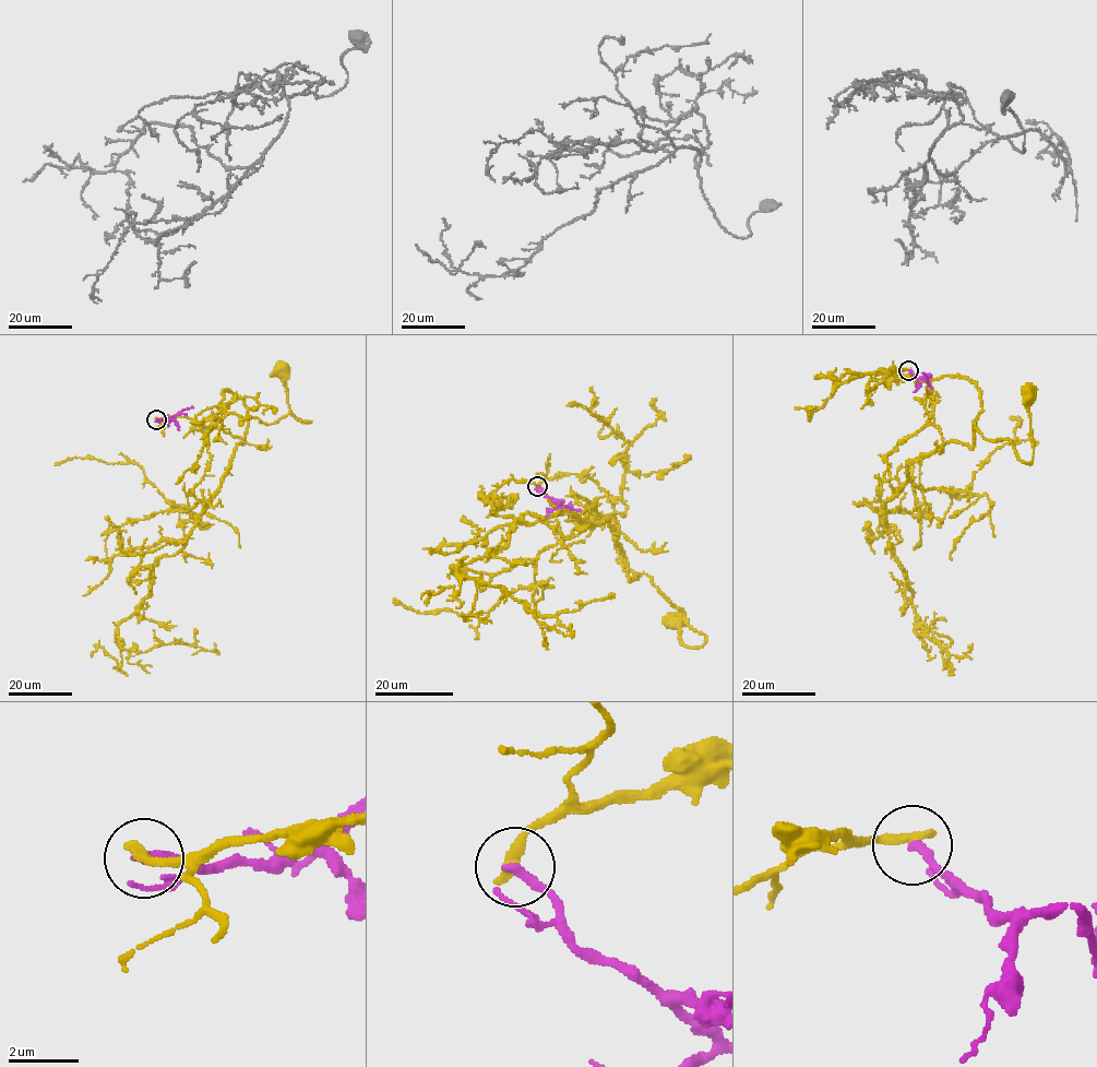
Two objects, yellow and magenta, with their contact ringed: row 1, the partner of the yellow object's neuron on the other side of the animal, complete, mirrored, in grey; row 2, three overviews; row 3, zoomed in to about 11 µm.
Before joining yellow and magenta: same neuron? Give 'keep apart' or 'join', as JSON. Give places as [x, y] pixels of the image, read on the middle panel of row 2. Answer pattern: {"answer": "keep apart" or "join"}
{"answer": "keep apart"}

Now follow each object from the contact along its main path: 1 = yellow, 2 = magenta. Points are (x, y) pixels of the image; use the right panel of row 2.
1: (909, 369), (893, 378), (968, 377), (980, 391), (974, 422), (984, 438), (1010, 439), (1029, 463), (1027, 392)
2: (909, 370), (920, 378), (929, 376)

